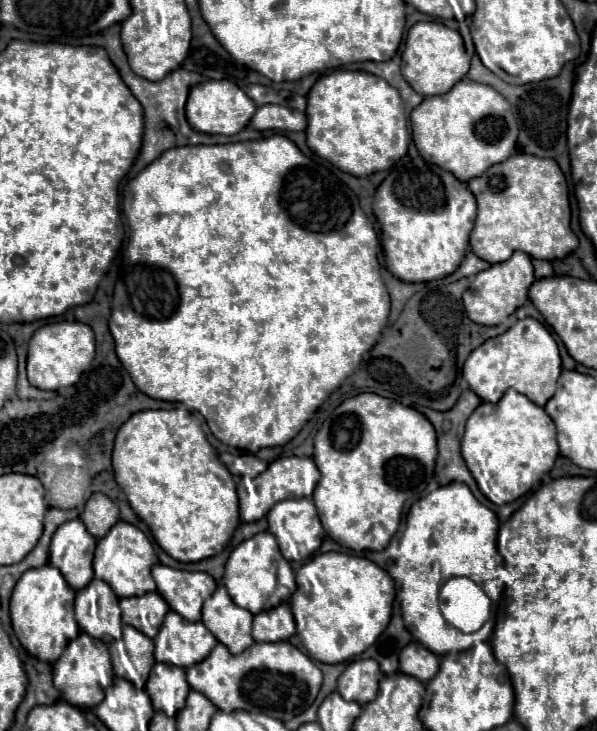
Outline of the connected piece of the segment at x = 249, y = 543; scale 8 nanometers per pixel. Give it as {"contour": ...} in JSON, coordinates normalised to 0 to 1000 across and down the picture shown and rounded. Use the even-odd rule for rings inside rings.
{"contour":[[[437,728],[437,731],[427,731],[424,736],[417,736],[417,739],[404,741],[387,755],[387,761],[384,761],[380,772],[377,772],[374,799],[384,807],[387,821],[397,829],[417,834],[420,840],[437,837],[447,825],[464,829],[484,821],[486,814],[489,814],[489,810],[484,810],[484,807],[489,808],[491,802],[497,806],[497,799],[492,793],[492,780],[472,758],[464,755],[469,755],[469,752],[461,733],[454,728]]]}

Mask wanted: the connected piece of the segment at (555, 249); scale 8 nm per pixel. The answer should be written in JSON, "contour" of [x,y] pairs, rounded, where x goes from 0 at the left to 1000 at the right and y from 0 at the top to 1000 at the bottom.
{"contour":[[[863,211],[829,224],[812,241],[782,249],[799,271],[799,301],[789,317],[789,339],[819,361],[853,356],[866,342],[903,356],[940,356],[966,339],[966,323],[956,317],[953,260],[946,241],[930,219],[886,211]]]}

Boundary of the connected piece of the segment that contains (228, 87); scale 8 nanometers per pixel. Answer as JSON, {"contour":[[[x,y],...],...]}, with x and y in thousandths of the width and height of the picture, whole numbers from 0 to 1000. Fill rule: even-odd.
{"contour":[[[387,109],[337,112],[320,120],[317,134],[313,134],[313,164],[323,178],[343,181],[343,183],[390,186],[417,170],[427,150],[430,150],[430,145],[424,142],[424,137]]]}

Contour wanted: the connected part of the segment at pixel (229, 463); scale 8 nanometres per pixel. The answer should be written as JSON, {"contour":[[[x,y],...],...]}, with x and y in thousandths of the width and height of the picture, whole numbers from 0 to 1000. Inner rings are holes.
{"contour":[[[384,618],[370,621],[370,632],[384,640],[384,646],[390,651],[434,651],[444,640],[447,640],[447,632],[434,629],[430,624],[424,621],[400,621],[400,624],[390,624]]]}

